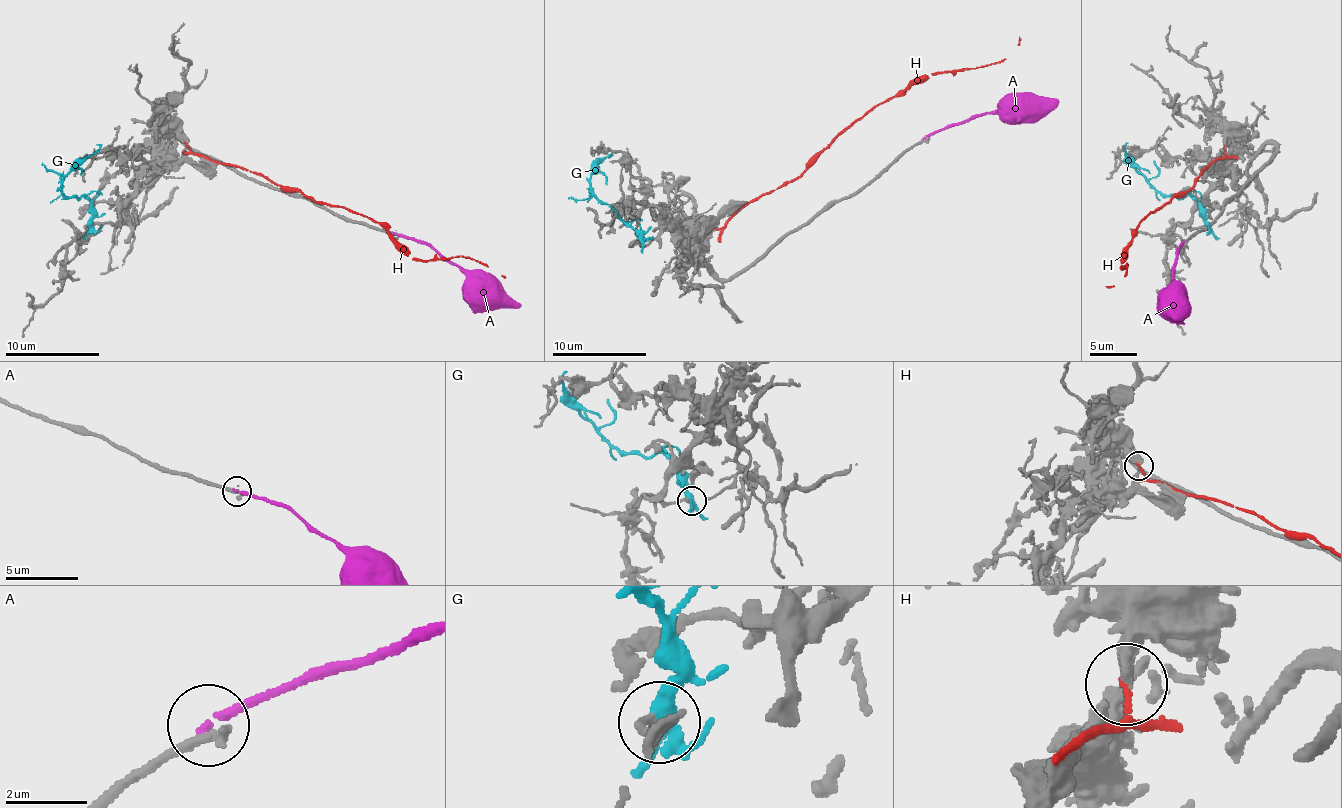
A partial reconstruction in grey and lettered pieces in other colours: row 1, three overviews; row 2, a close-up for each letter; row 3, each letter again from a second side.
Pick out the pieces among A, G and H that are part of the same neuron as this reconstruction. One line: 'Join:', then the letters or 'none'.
Join: none

